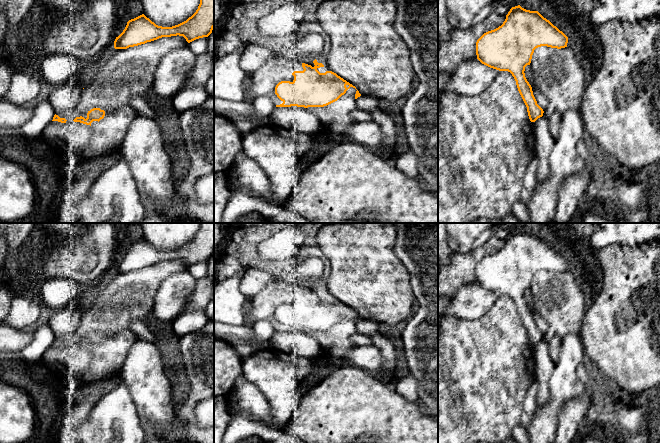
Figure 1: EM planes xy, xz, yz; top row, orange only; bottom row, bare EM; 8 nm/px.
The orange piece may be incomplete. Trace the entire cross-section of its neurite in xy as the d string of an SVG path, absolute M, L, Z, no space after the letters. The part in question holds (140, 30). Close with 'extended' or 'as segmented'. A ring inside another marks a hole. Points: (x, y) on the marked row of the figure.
M200 0L196 12L186 21L172 26L156 25L144 14L131 19L114 41L115 49L127 49L162 37L183 36L188 43L208 37L214 28L214 0Z; as segmented

